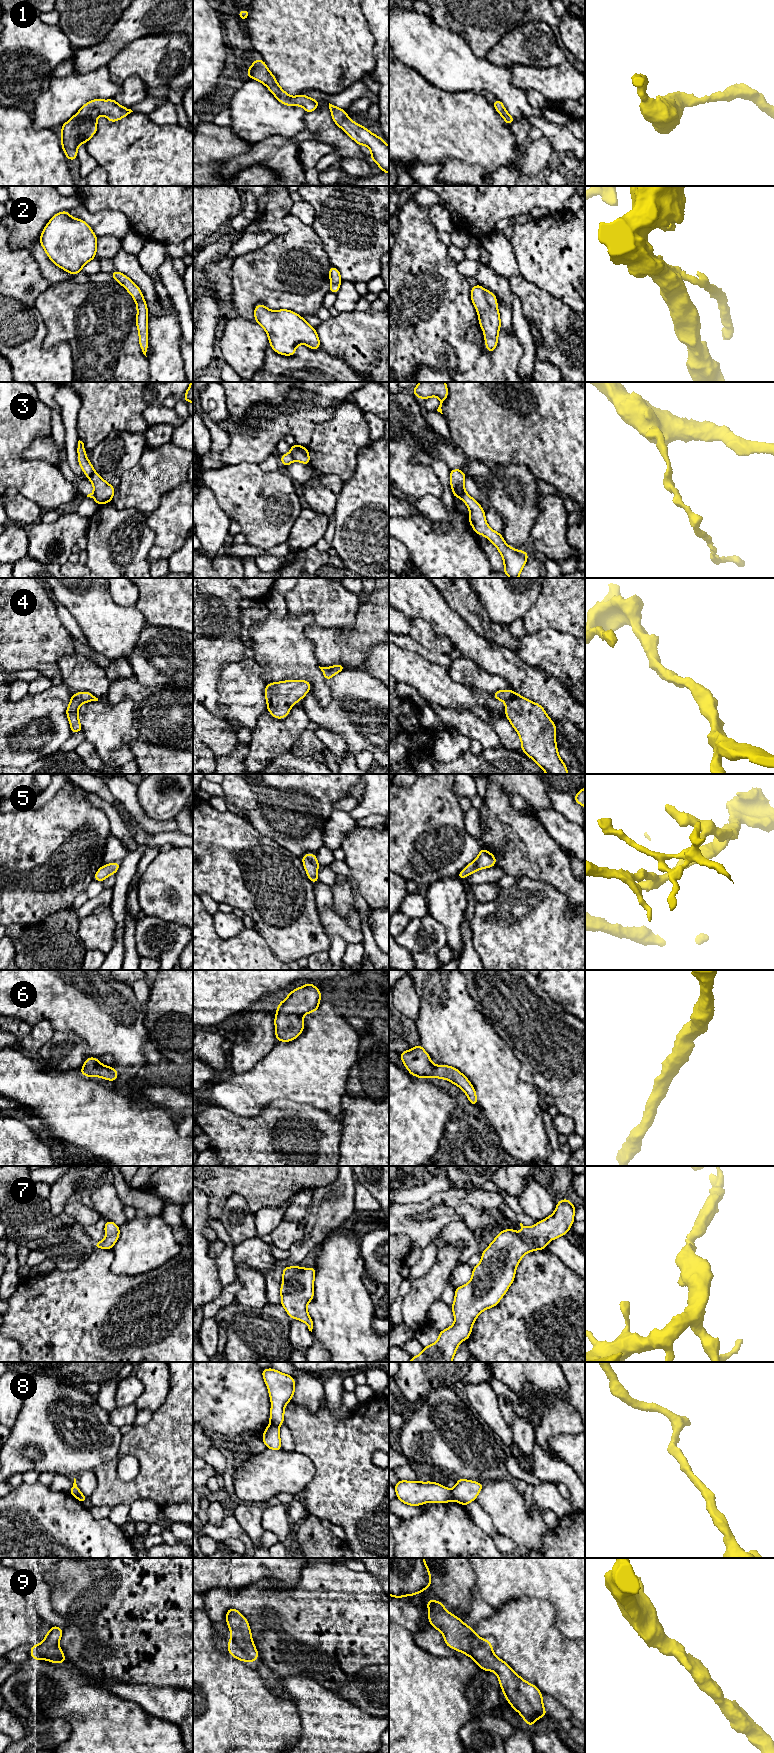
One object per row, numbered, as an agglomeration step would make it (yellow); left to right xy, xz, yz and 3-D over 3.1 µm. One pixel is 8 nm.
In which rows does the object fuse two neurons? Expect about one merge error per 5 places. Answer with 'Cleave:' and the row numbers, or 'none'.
Cleave: 3, 8

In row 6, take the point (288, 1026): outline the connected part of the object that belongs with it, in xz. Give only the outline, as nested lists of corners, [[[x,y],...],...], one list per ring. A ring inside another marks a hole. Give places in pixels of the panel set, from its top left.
[[[313,983],[296,988],[278,1004],[275,1015],[276,1042],[295,1040],[305,1027],[303,1015],[317,1011],[321,992]]]

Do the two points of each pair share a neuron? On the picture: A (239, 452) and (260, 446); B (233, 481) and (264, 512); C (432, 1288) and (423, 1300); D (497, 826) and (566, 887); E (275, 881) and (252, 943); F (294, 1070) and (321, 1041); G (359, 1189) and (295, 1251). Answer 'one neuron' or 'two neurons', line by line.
A: one neuron
B: one neuron
C: one neuron
D: one neuron
E: two neurons
F: one neuron
G: two neurons

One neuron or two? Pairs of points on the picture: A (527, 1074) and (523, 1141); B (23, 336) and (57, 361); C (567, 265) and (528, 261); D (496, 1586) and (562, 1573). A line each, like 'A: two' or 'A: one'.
A: two
B: one
C: one
D: one

